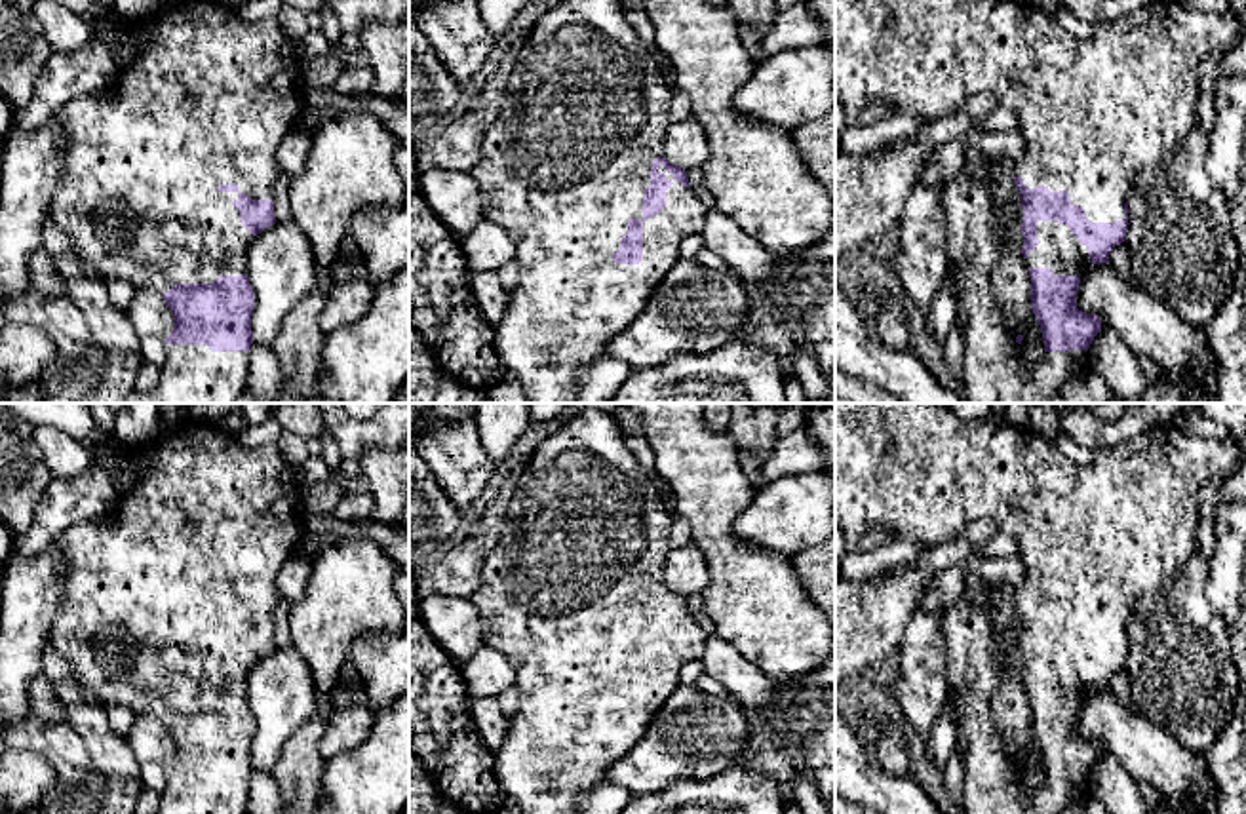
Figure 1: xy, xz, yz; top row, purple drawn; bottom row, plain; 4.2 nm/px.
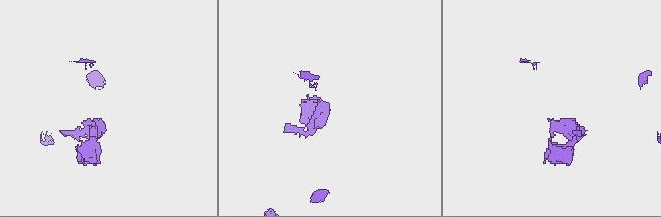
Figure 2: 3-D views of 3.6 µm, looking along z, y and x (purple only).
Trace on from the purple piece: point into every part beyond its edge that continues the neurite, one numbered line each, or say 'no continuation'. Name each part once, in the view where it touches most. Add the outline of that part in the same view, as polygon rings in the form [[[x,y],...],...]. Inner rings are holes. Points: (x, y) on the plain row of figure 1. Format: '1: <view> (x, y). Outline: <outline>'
1: xz (564, 592). Outline: [[[601,409],[573,411],[571,420],[535,449],[517,475],[506,525],[470,601],[479,612],[485,645],[502,652],[516,669],[517,711],[493,755],[498,787],[521,814],[580,814],[580,793],[607,780],[609,766],[637,746],[658,707],[679,685],[679,669],[691,660],[702,660],[710,635],[664,591],[658,597],[673,609],[666,616],[666,633],[654,645],[643,643],[652,588],[664,584],[673,521],[675,515],[626,445],[614,417]],[[630,645],[643,647],[643,687],[616,690],[613,681],[620,675]]]

